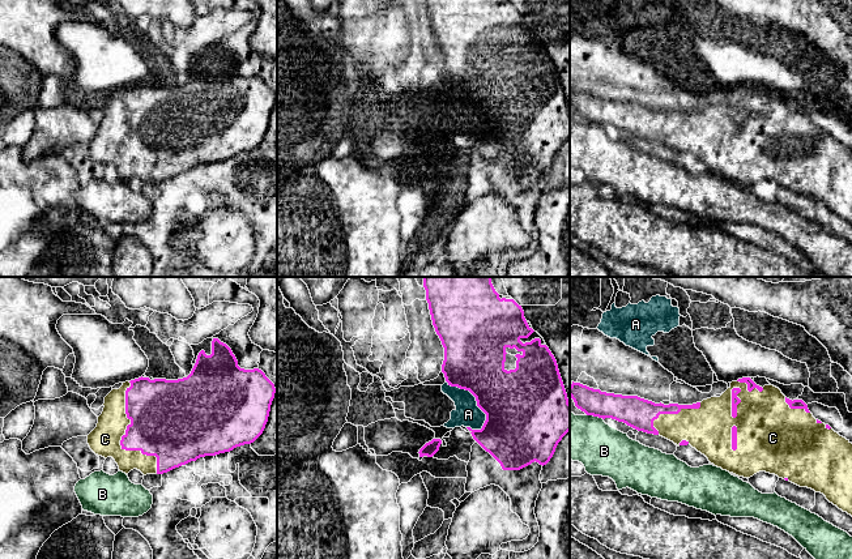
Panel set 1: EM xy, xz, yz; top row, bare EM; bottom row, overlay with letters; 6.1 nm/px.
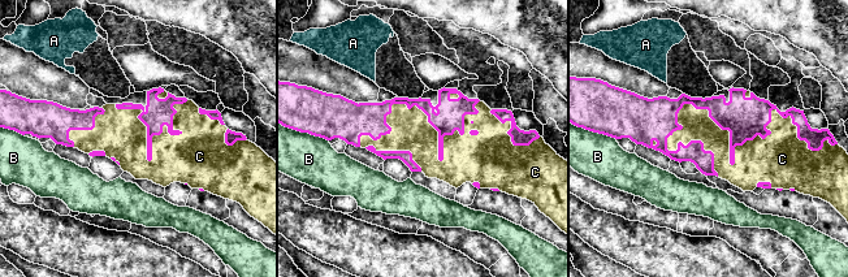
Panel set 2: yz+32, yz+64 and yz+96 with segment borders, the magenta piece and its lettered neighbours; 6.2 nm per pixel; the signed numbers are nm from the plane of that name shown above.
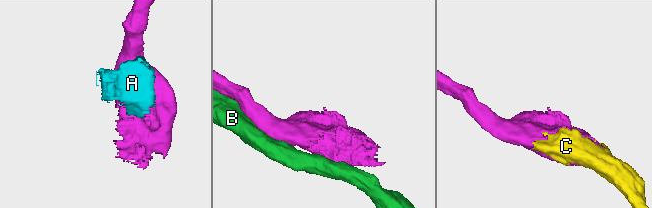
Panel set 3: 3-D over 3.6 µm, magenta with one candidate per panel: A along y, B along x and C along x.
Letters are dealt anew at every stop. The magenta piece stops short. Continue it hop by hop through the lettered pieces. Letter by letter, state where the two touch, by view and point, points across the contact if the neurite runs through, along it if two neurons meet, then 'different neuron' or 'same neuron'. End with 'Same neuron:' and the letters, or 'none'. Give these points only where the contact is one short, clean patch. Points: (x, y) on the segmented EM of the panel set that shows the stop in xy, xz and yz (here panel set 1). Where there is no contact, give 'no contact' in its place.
A: contact xz (476, 400); different neuron
B: contact yz (595, 415); different neuron
C: contact xy (122, 439); same neuron
Same neuron: C

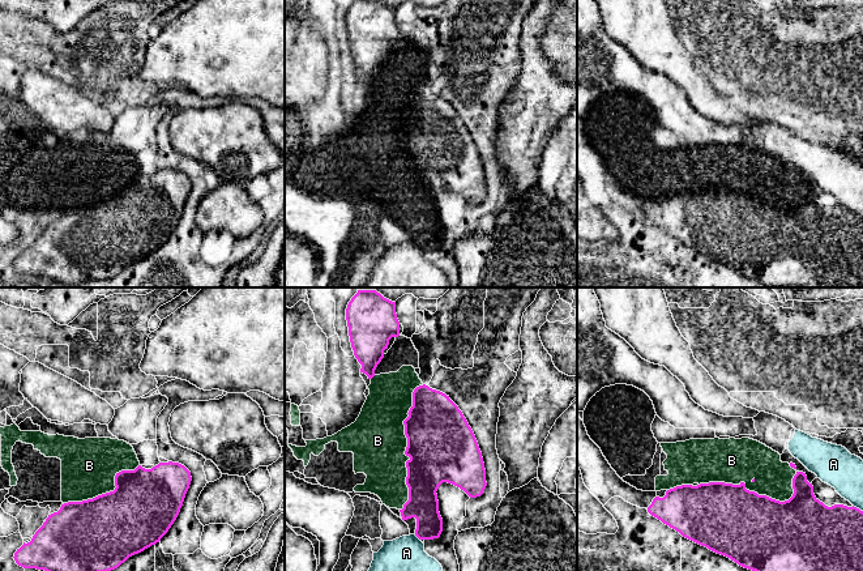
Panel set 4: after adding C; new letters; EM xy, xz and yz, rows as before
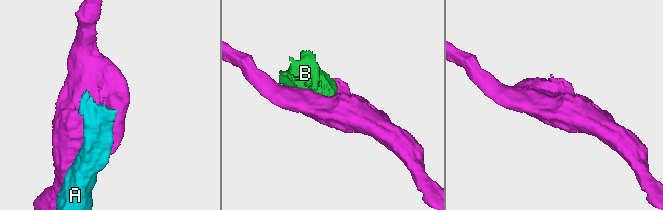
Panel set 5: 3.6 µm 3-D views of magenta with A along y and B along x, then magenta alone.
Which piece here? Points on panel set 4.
A: contact xz (417, 536); different neuron
B: contact xz (407, 446); different neuron
Same neuron: none

